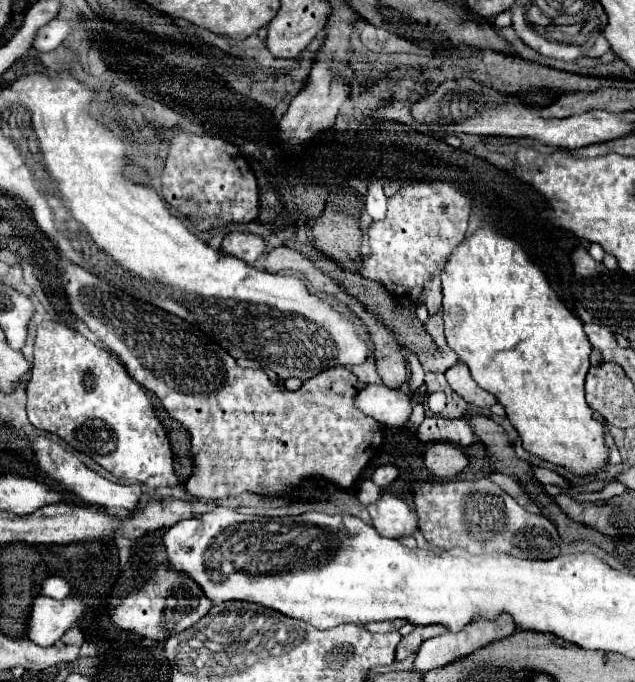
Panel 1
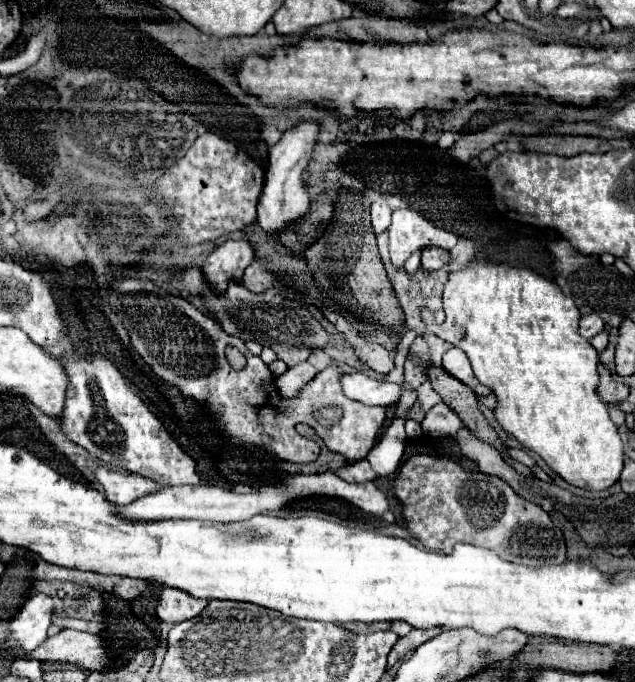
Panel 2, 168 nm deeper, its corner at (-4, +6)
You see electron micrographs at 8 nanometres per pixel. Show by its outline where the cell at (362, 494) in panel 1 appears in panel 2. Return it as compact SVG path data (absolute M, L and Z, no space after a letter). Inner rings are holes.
M360 460L356 464L350 464L350 466L344 466L336 472L342 480L346 482L352 482L352 484L362 484L362 482L372 482L376 480L376 472L372 470L370 462L368 460Z

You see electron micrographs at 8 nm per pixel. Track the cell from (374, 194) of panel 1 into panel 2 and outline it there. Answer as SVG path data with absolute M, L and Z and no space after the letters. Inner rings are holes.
M380 198L380 204L372 204L370 212L372 212L372 228L374 228L376 234L382 232L382 230L386 230L390 226L390 214L392 214L392 210L388 208L388 204L386 204L384 198Z

